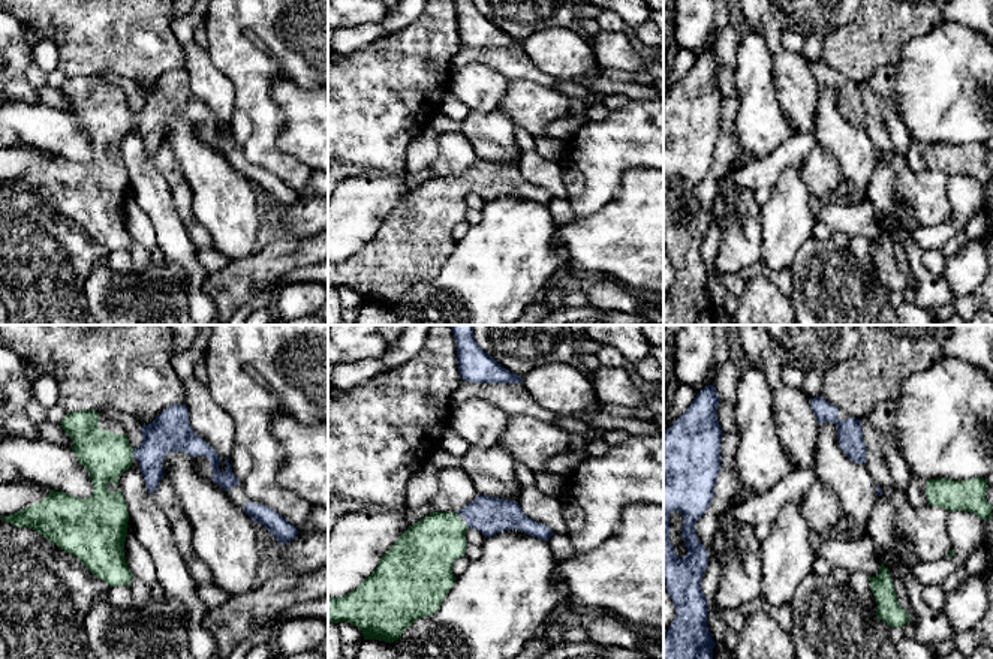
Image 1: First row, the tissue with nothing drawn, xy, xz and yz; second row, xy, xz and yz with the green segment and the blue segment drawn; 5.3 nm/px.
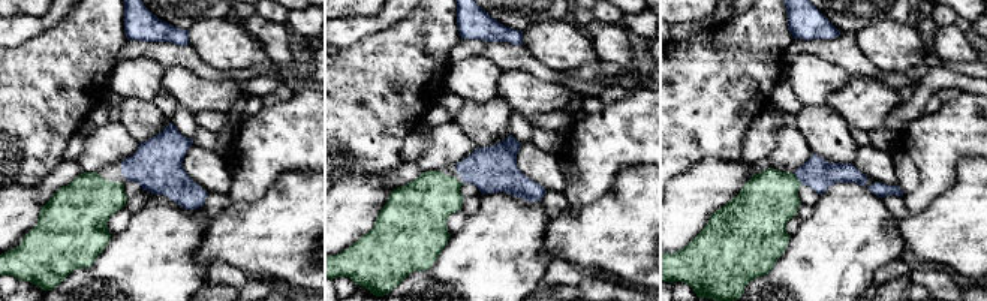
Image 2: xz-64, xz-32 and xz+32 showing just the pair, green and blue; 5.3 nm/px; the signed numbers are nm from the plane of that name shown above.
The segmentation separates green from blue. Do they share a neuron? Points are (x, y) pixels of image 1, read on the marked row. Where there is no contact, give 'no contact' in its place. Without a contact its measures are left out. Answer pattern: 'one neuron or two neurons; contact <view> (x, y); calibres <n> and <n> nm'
one neuron; contact xy (132, 451); calibres 260 and 220 nm

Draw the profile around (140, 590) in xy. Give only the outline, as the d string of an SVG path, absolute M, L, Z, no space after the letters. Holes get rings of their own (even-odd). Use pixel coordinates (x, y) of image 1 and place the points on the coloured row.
M133 577L129 586L132 592L132 602L138 608L145 608L148 601L151 599L150 596L150 587L142 583L139 578Z

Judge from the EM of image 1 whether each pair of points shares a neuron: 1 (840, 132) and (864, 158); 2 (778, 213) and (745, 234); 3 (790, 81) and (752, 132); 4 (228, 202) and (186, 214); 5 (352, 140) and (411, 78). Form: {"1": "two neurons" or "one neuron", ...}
{"1": "one neuron", "2": "two neurons", "3": "two neurons", "4": "two neurons", "5": "one neuron"}

